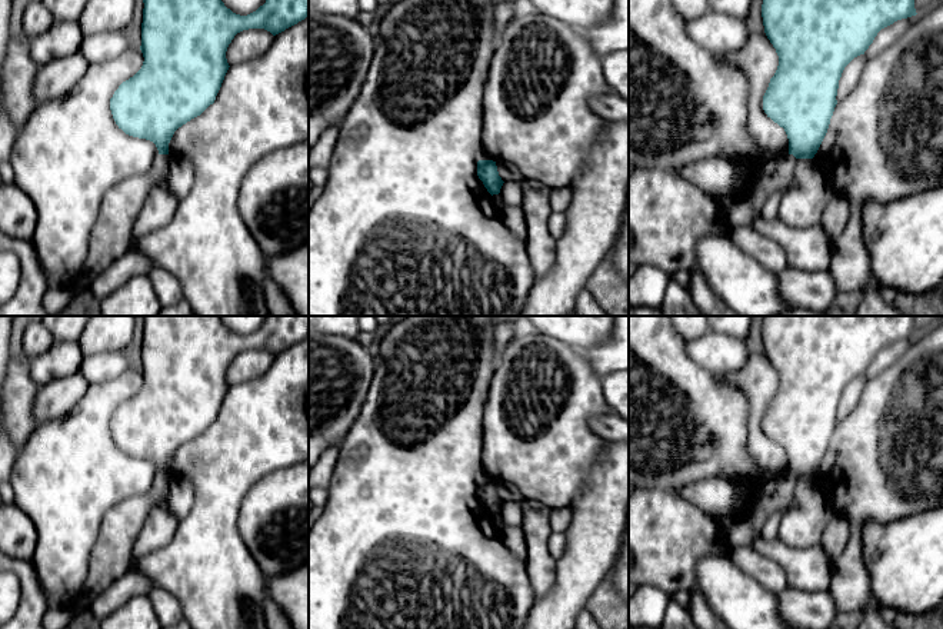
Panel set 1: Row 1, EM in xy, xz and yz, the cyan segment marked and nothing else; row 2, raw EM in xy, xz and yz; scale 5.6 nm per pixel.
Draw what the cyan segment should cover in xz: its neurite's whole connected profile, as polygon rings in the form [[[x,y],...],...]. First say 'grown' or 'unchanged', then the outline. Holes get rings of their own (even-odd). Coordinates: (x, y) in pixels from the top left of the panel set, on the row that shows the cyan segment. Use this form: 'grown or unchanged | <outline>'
unchanged | [[[479,160],[477,162],[477,176],[483,182],[484,187],[492,196],[500,193],[500,189],[504,182],[499,176],[496,162]]]

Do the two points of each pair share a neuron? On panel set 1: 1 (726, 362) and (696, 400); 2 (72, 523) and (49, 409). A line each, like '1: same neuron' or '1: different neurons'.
1: different neurons
2: different neurons

